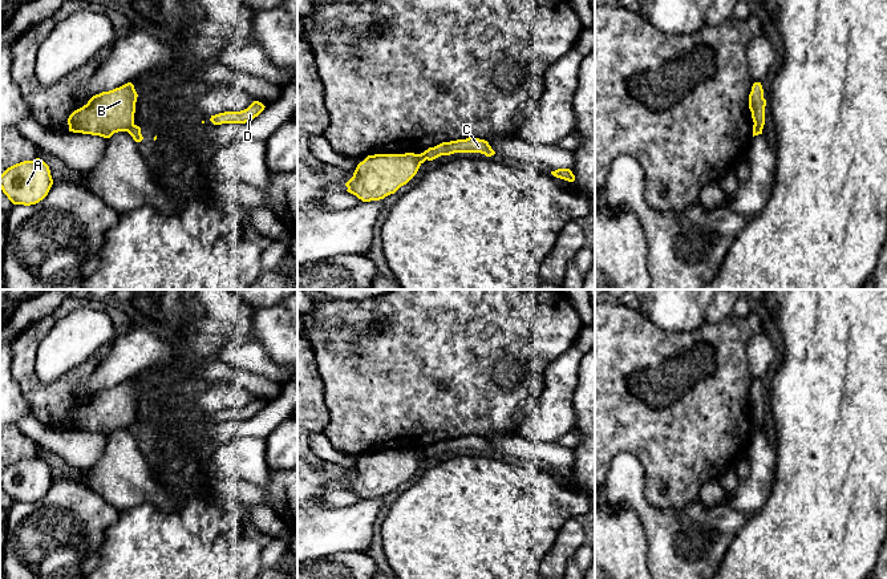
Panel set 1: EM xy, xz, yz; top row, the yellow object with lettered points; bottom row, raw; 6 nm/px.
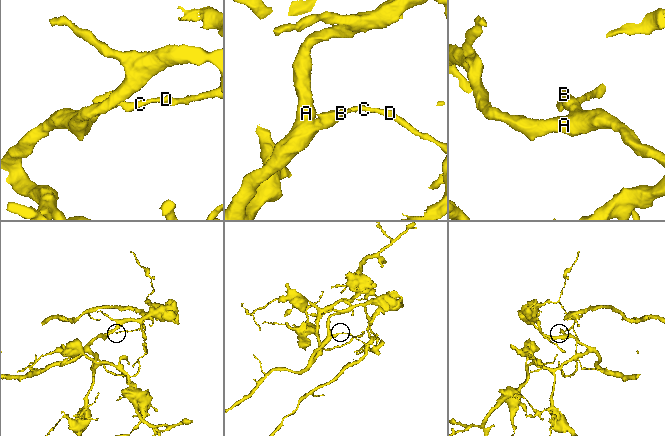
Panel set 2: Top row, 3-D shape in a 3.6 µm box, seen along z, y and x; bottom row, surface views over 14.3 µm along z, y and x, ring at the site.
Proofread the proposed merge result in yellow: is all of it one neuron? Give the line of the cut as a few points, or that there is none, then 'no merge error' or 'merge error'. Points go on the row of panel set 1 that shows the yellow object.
cut xy (133, 122), (126, 130); merge error

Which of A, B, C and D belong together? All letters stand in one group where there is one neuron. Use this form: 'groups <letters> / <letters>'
groups A B / C D

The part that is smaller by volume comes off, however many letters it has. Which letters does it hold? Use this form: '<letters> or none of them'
C, D

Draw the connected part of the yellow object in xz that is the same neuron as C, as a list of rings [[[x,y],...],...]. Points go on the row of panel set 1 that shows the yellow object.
[[[474,137],[442,142],[424,151],[428,161],[433,161],[441,155],[450,155],[454,153],[481,153],[485,154],[486,157],[491,157],[495,154],[495,151],[491,149],[487,141]]]

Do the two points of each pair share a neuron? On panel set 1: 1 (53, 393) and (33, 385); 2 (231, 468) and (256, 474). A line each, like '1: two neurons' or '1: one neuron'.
1: one neuron
2: one neuron

